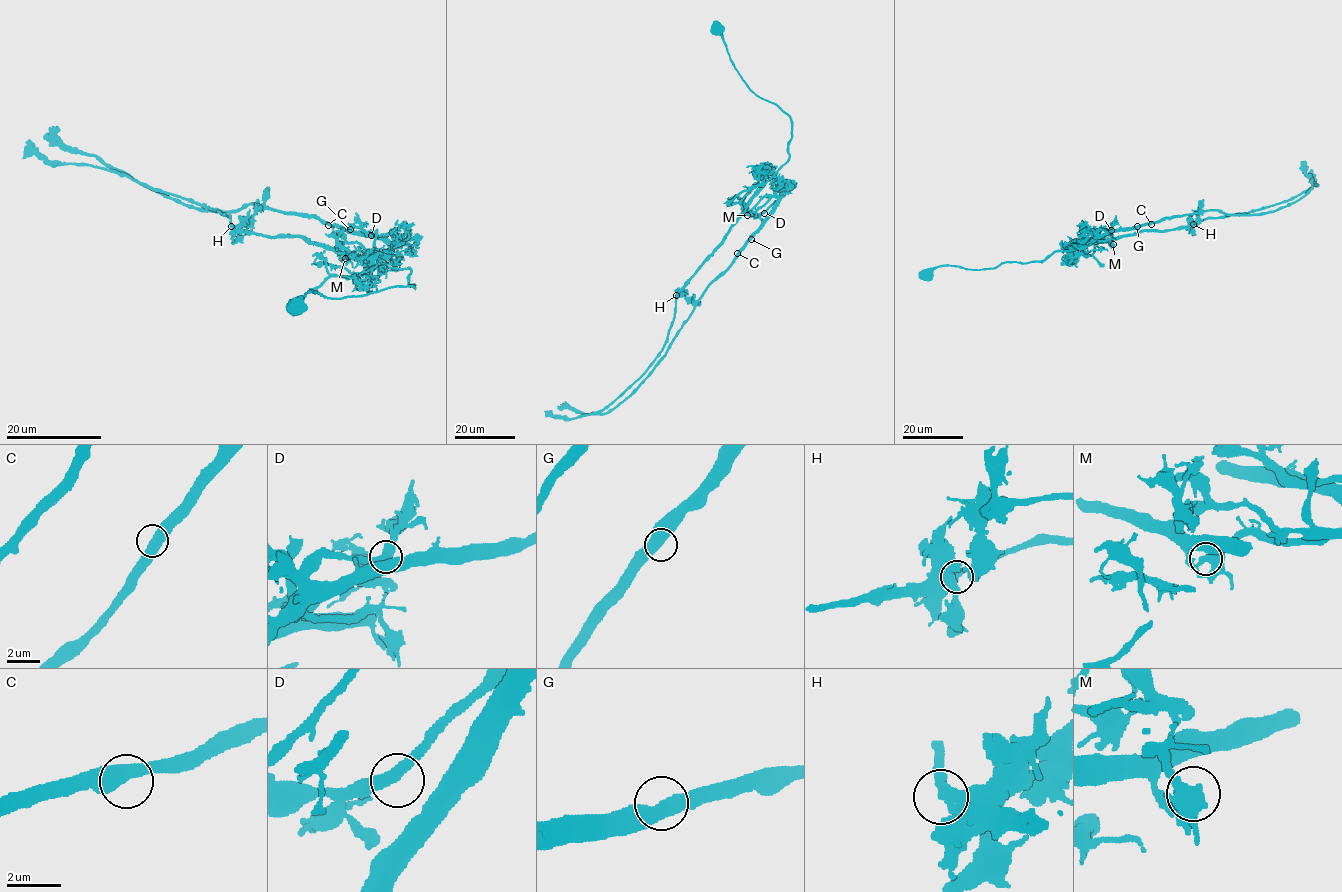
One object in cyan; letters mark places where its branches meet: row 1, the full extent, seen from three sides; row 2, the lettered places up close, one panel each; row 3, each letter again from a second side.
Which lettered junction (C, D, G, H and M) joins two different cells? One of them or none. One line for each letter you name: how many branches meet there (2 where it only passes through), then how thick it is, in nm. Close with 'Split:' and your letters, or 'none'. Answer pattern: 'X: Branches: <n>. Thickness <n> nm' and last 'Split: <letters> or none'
M: Branches: 2. Thickness 500 nm
Split: M

